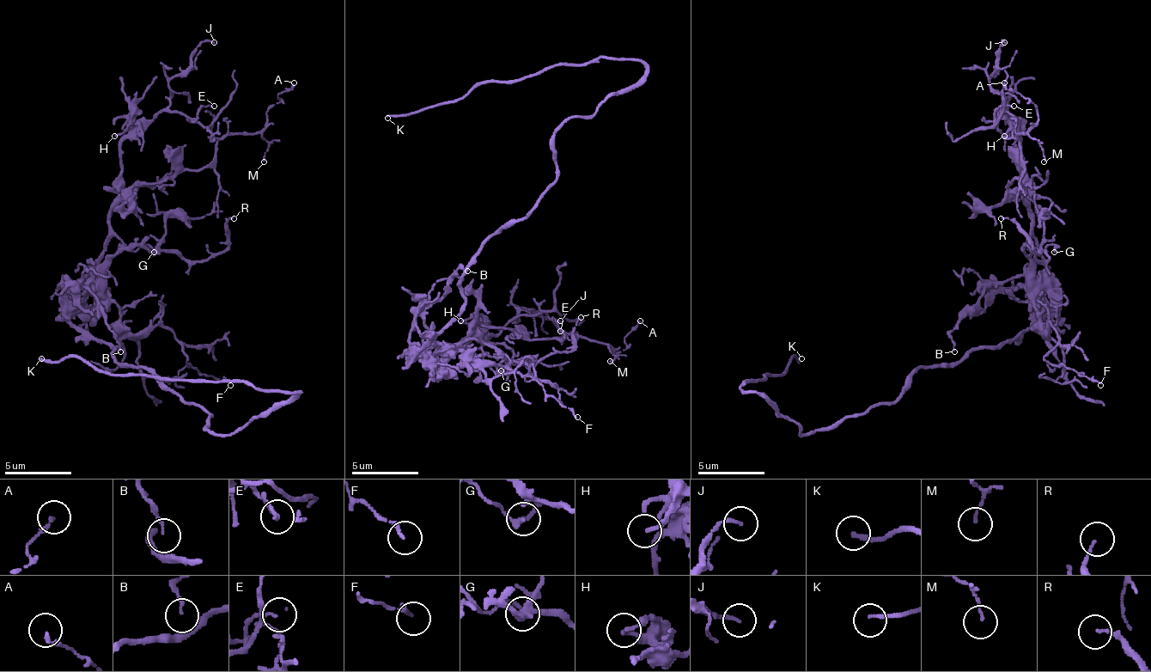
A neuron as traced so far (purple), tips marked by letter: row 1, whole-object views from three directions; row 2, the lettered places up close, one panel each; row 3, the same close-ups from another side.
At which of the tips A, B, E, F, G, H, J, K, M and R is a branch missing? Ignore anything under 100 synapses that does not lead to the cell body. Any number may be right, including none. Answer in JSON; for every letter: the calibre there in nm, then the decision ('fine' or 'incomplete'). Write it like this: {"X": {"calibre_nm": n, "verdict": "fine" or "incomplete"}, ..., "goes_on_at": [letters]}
{"A": {"calibre_nm": 170, "verdict": "fine"}, "B": {"calibre_nm": 90, "verdict": "fine"}, "E": {"calibre_nm": 70, "verdict": "fine"}, "F": {"calibre_nm": 150, "verdict": "fine"}, "G": {"calibre_nm": 180, "verdict": "fine"}, "H": {"calibre_nm": 170, "verdict": "fine"}, "J": {"calibre_nm": 150, "verdict": "fine"}, "K": {"calibre_nm": 180, "verdict": "incomplete"}, "M": {"calibre_nm": 100, "verdict": "fine"}, "R": {"calibre_nm": 110, "verdict": "fine"}, "goes_on_at": ["K"]}

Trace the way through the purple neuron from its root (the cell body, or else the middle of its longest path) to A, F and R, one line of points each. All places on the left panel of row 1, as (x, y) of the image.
A: (147, 371), (70, 321), (107, 215), (141, 186), (204, 168), (221, 138), (264, 129), (294, 82)
F: (147, 371), (120, 365), (70, 315), (107, 295), (134, 335), (164, 325), (194, 368), (230, 385)
R: (147, 371), (88, 339), (70, 308), (120, 252), (147, 245), (200, 262), (227, 245), (234, 218)

